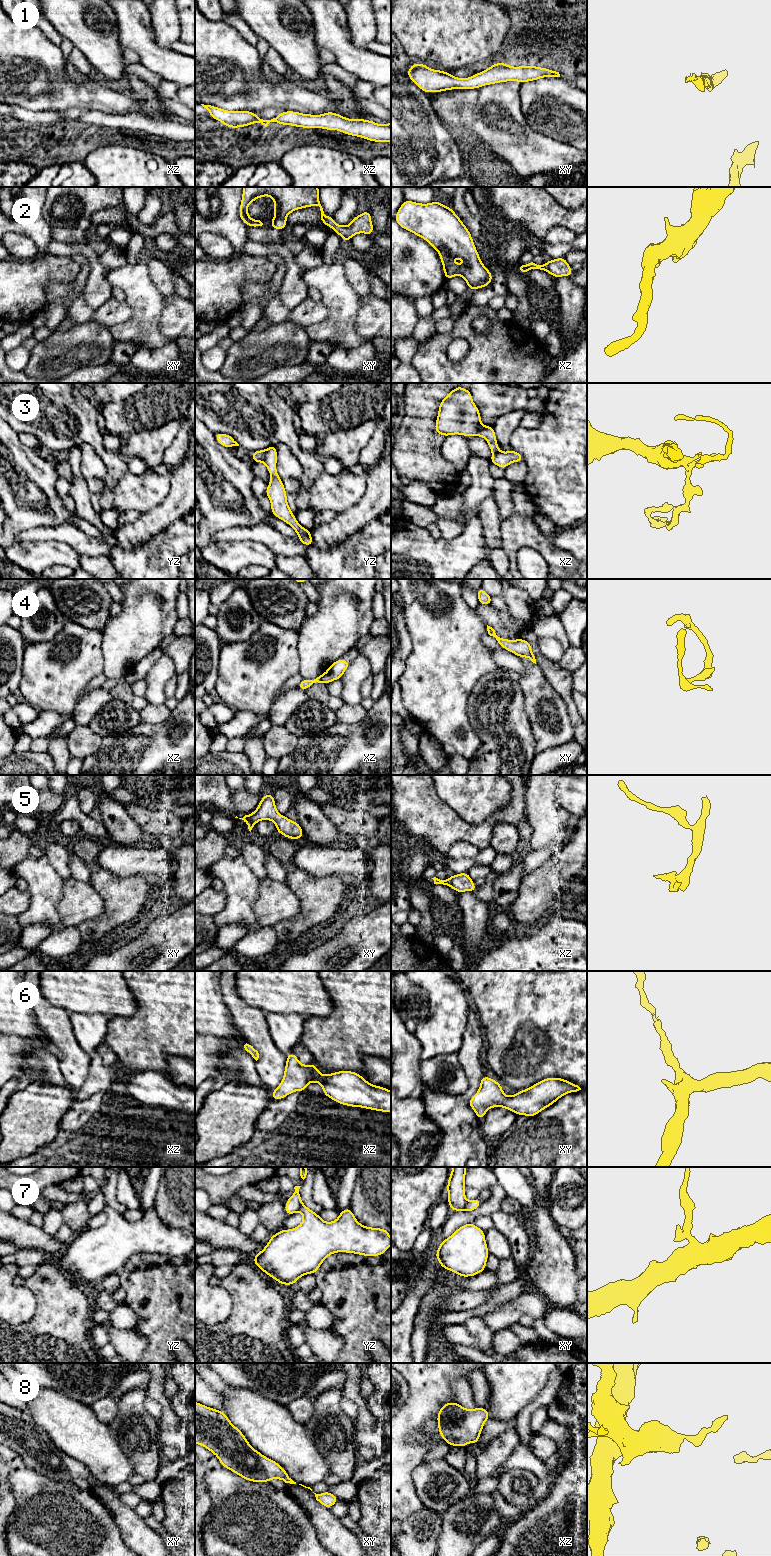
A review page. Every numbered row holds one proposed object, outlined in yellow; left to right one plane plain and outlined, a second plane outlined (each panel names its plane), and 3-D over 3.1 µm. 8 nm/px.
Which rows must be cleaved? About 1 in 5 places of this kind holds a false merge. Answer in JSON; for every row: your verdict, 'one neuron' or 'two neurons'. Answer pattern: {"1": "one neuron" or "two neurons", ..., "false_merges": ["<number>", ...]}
{"1": "one neuron", "2": "one neuron", "3": "two neurons", "4": "one neuron", "5": "one neuron", "6": "one neuron", "7": "two neurons", "8": "one neuron", "false_merges": ["3", "7"]}

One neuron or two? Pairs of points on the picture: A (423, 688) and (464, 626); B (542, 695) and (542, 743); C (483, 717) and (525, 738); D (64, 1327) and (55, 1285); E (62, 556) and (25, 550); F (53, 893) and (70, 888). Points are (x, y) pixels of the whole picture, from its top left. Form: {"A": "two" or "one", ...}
{"A": "one", "B": "one", "C": "one", "D": "one", "E": "one", "F": "two"}

